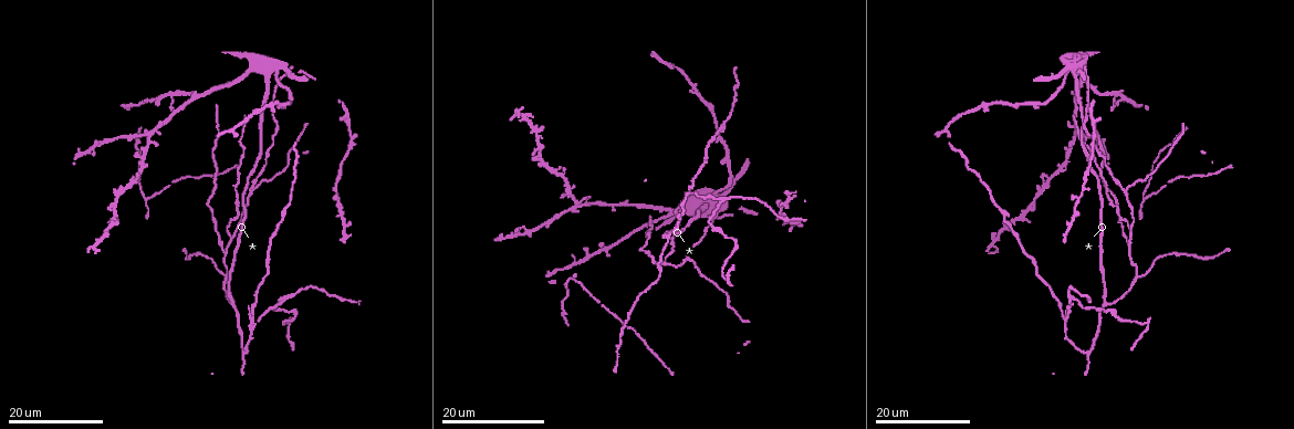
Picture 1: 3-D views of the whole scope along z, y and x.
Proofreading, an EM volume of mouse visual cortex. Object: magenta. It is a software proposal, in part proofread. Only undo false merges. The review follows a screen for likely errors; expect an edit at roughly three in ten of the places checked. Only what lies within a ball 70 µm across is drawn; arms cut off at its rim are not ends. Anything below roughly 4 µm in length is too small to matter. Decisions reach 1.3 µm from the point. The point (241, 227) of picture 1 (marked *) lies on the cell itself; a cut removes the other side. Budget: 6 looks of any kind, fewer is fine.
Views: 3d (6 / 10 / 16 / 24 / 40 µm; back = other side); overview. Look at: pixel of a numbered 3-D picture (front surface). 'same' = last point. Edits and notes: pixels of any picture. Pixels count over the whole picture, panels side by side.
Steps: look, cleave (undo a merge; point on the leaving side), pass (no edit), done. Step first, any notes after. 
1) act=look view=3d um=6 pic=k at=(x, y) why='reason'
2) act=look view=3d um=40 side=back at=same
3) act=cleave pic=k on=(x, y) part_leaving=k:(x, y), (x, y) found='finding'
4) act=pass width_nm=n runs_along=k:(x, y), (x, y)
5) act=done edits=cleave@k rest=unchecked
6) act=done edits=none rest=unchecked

act=look view=3d um=24 pic=1 at=(1130, 238) why='three arms meet'

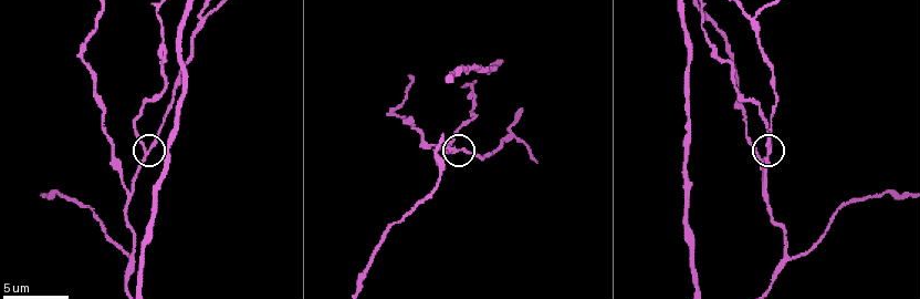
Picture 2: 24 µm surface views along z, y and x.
act=look view=3d um=6 pic=2 at=(148, 147)

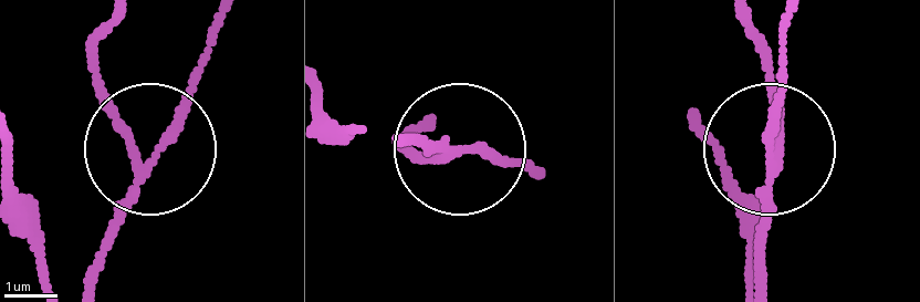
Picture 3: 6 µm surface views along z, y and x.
act=cleave pic=3 on=(103, 95) width_nm=170 found='two cells meet here'

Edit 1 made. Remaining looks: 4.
act=look view=overview why='redraw'

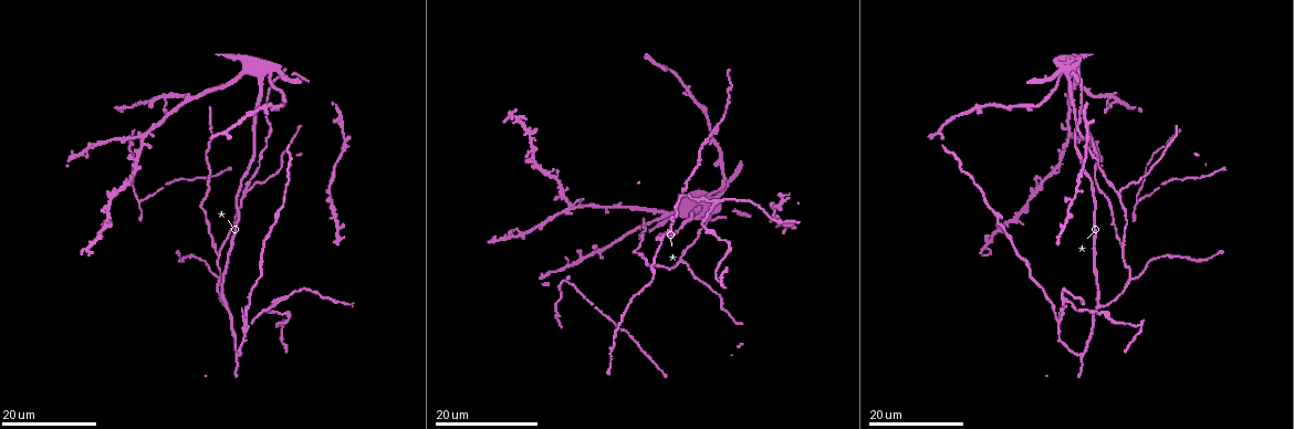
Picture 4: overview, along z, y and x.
act=look view=3d um=24 pic=4 at=(220, 279) why='three-way junction'

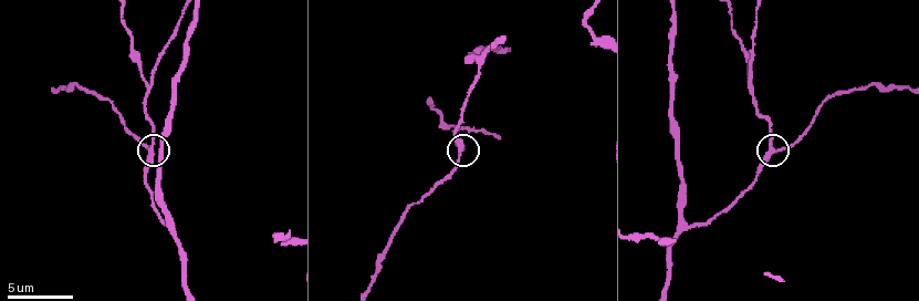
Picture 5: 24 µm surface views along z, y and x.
act=look view=3d um=10 pic=5 at=(462, 150)

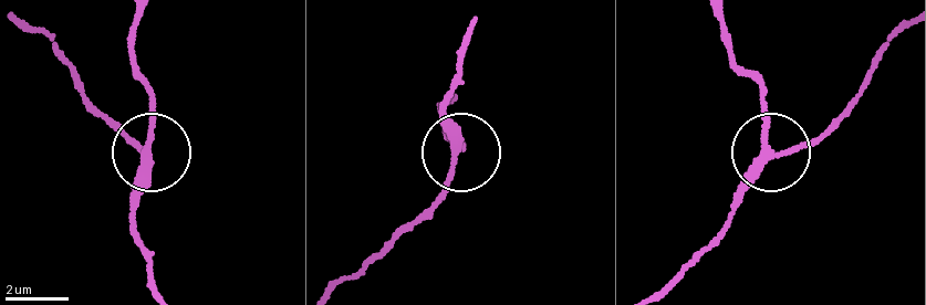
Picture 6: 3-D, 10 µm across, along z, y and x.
act=pass side_arm_um=27 arms=3 found='continuous, no second cell'

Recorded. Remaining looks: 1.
act=done edits=cleave@3 rest=unchecked

